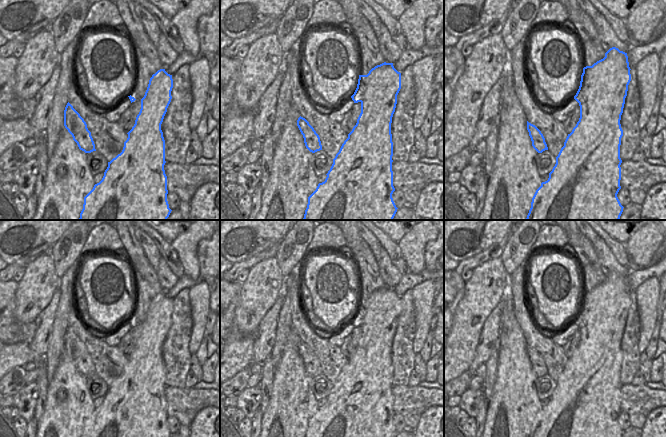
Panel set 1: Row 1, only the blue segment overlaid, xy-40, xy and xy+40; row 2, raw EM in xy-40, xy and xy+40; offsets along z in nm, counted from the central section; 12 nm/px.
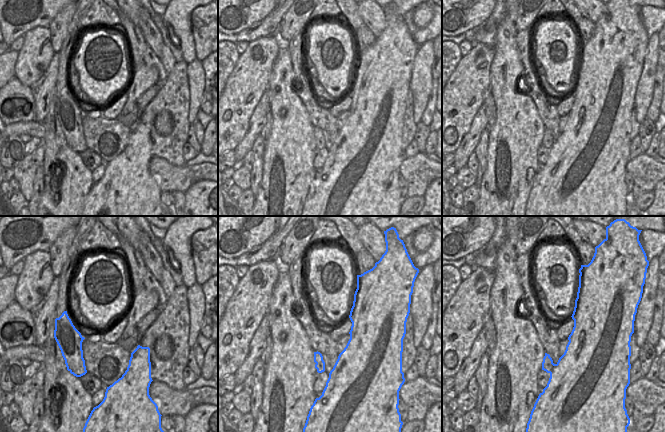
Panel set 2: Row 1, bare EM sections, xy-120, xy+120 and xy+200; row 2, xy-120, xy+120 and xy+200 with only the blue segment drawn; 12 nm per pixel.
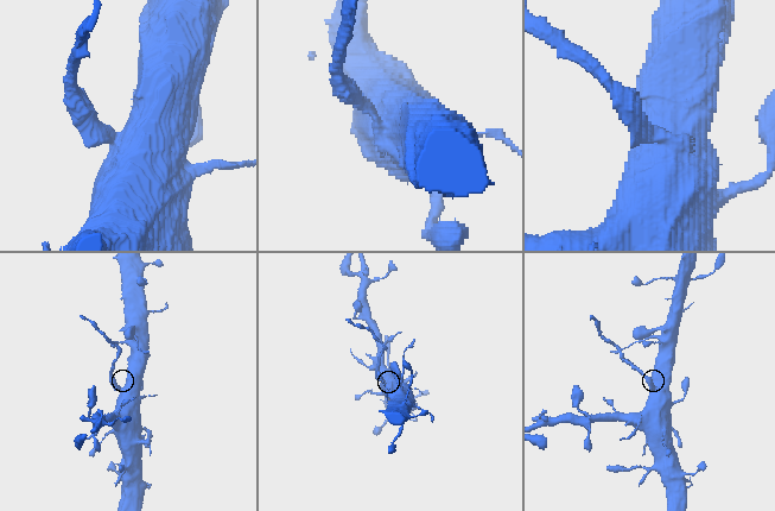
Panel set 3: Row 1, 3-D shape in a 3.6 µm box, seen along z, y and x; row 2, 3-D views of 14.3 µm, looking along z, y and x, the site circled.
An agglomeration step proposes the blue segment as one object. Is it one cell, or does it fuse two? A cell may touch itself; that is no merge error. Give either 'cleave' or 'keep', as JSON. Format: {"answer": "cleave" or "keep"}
{"answer": "cleave"}

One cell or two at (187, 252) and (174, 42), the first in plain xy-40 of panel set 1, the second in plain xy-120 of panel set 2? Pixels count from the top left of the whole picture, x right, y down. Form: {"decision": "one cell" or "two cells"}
{"decision": "two cells"}

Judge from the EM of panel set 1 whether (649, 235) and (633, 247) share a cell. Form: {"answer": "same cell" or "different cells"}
{"answer": "same cell"}

